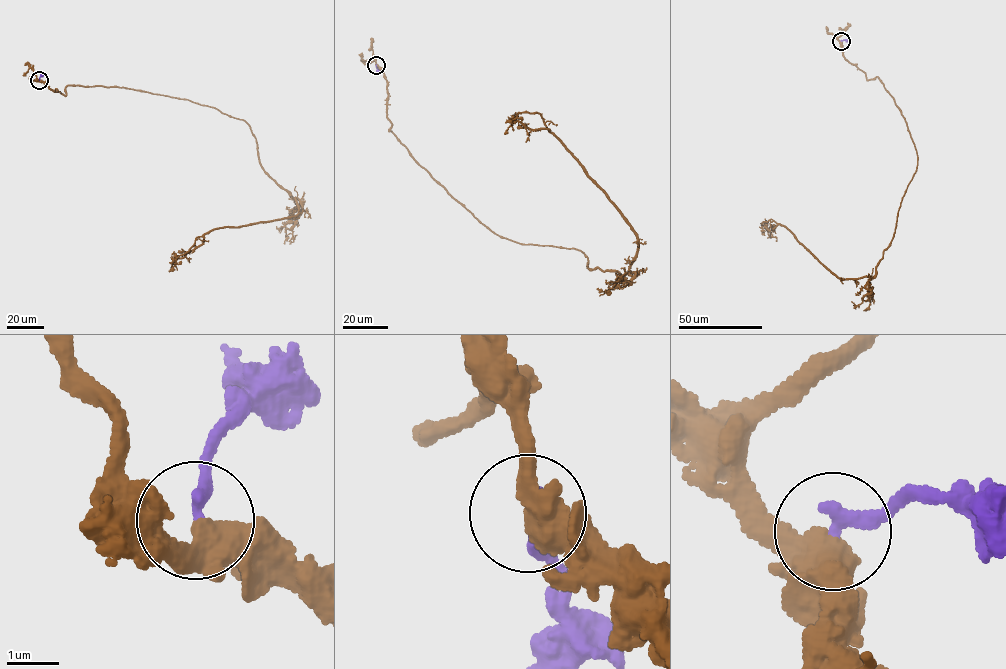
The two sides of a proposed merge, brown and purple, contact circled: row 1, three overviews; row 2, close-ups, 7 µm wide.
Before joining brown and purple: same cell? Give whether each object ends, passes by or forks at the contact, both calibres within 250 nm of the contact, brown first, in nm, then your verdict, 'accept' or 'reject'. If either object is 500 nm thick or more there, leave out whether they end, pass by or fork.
brown forks there; purple ends there; 360 nm thick on the brown side, 280 nm on the other; accept

